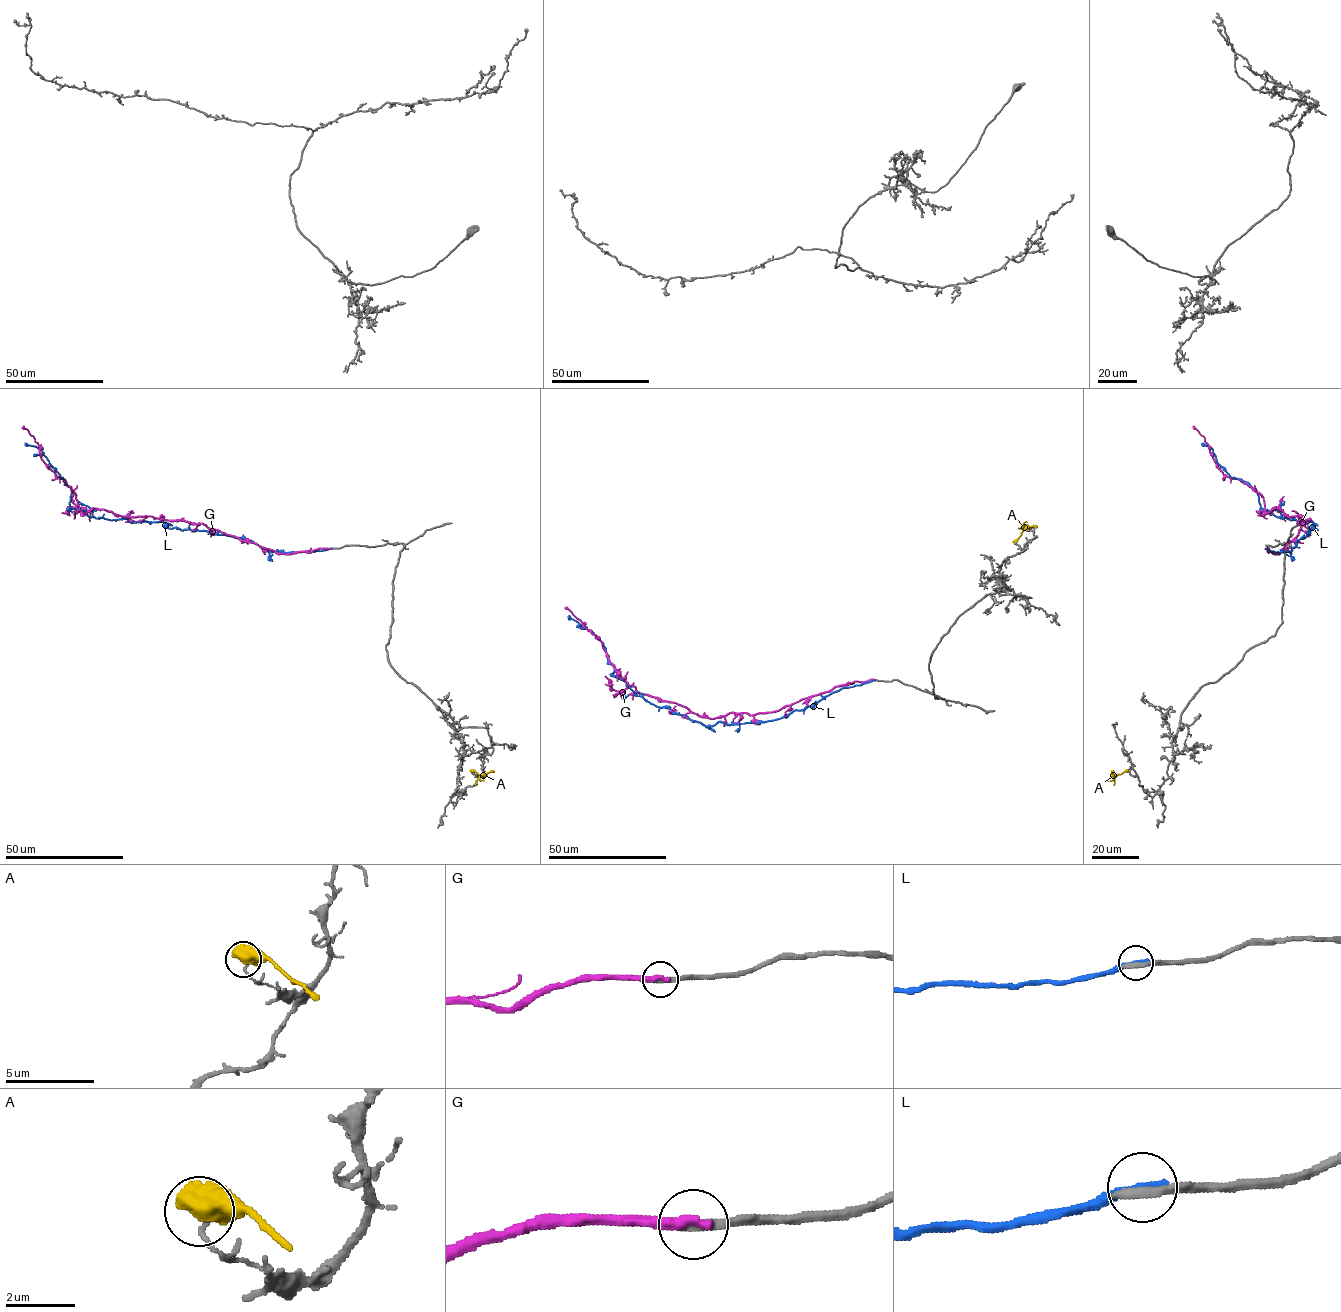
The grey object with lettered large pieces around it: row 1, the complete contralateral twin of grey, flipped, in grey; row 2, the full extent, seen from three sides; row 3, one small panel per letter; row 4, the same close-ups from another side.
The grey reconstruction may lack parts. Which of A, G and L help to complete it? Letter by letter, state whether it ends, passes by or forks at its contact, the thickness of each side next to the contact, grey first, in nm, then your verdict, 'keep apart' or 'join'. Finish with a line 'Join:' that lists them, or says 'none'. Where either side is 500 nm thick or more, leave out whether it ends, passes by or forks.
A: 120 nm thick on the grey side, 800 nm on the other; keep apart
G: it ends there; 280 nm thick on the grey side, 320 nm on the other; keep apart
L: it ends there; 320 nm thick on the grey side, 360 nm on the other; keep apart
Join: none

